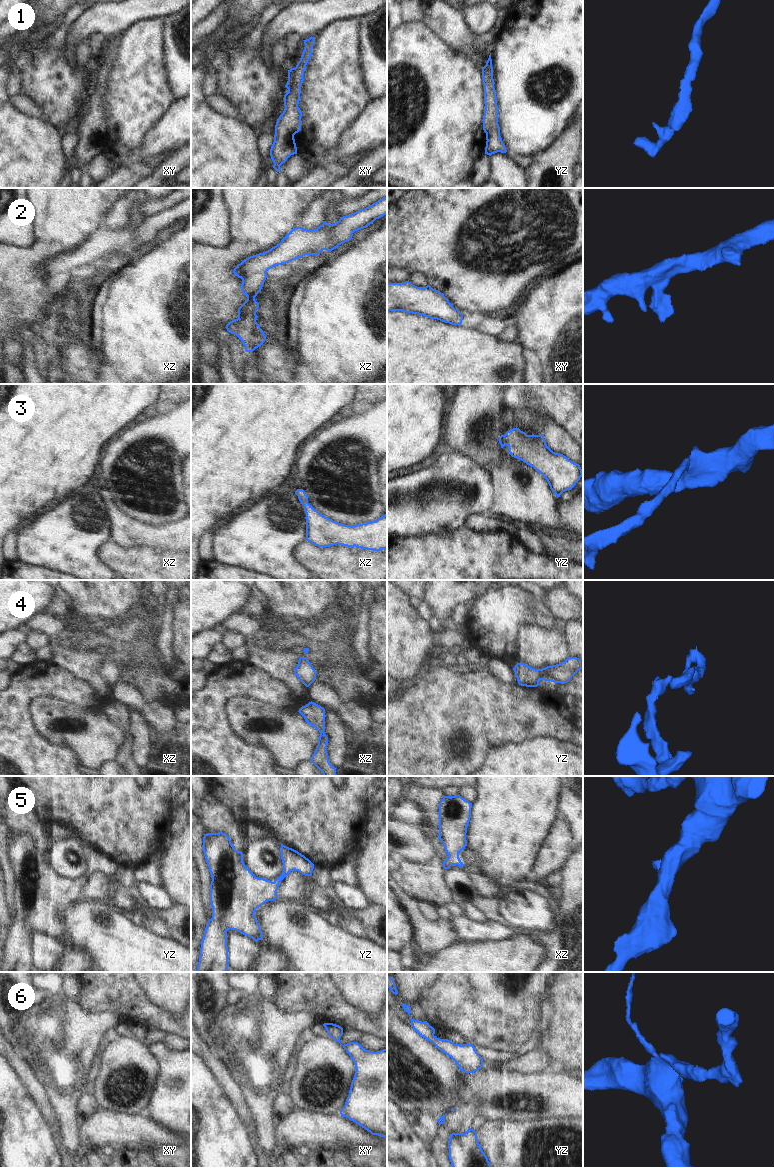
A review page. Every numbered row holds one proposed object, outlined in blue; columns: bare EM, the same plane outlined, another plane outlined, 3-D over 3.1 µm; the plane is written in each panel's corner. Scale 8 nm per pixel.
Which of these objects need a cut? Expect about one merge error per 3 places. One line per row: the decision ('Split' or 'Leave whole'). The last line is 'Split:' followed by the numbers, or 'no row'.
1: Leave whole
2: Leave whole
3: Leave whole
4: Leave whole
5: Leave whole
6: Leave whole
Split: no row.

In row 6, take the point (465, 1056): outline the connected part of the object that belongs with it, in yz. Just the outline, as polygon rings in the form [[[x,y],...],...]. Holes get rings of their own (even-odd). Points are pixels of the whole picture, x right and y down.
[[[411,1018],[411,1026],[421,1037],[432,1042],[436,1048],[454,1060],[462,1072],[474,1073],[483,1068],[483,1059],[472,1044],[454,1044],[448,1039],[437,1038],[434,1035],[435,1029],[427,1021]]]

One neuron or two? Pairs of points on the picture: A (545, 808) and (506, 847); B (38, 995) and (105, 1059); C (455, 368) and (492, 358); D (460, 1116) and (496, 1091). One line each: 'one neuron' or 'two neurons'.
A: one neuron
B: two neurons
C: one neuron
D: two neurons

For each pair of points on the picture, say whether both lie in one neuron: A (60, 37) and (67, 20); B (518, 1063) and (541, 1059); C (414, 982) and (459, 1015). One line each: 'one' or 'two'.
A: one
B: one
C: two

